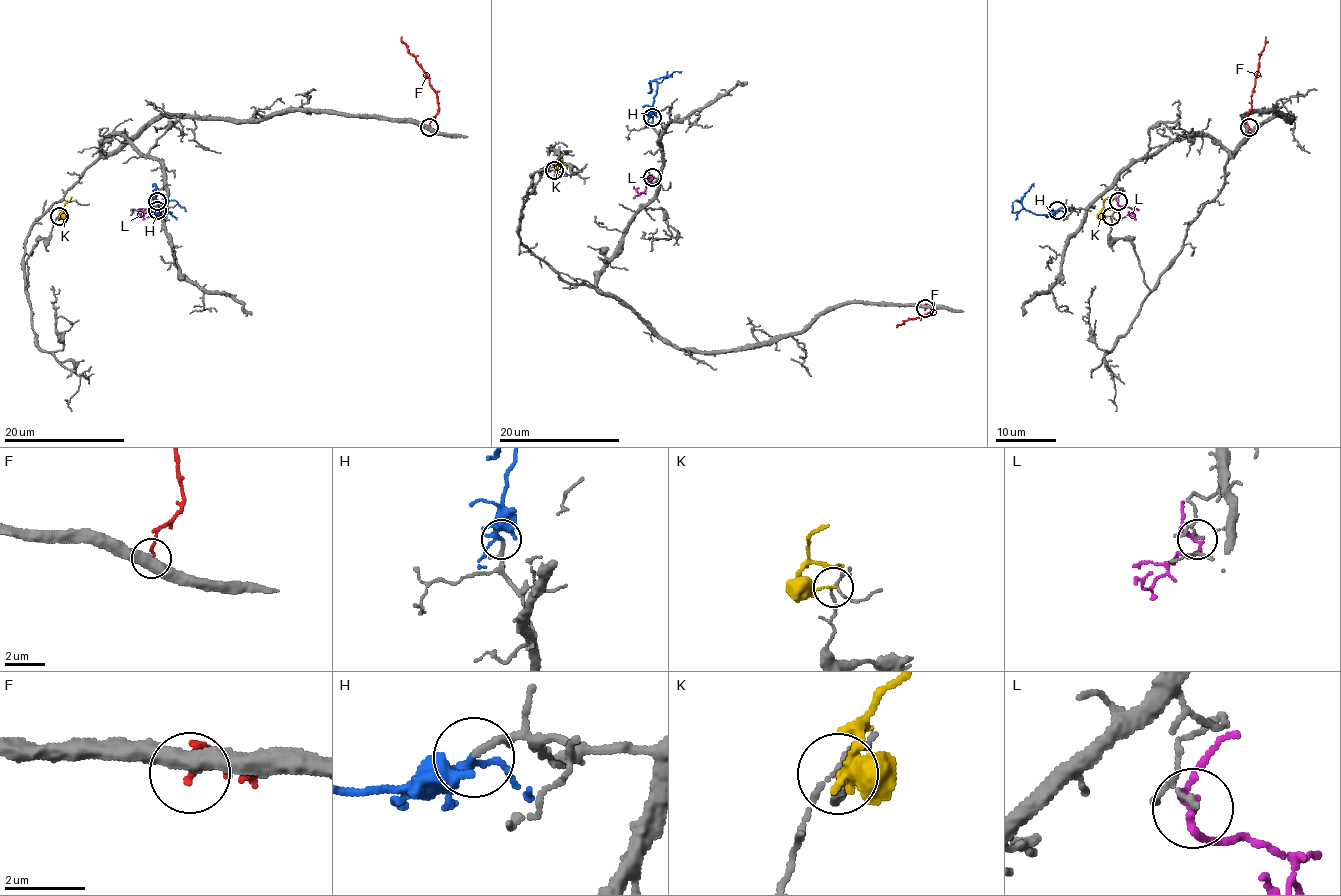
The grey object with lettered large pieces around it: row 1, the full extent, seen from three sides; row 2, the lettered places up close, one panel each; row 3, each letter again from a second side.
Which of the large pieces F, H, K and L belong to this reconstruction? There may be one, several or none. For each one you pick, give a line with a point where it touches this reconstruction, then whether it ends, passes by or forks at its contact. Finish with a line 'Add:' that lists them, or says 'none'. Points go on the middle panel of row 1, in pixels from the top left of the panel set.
H: (652, 117) | it passes by
Add: H

